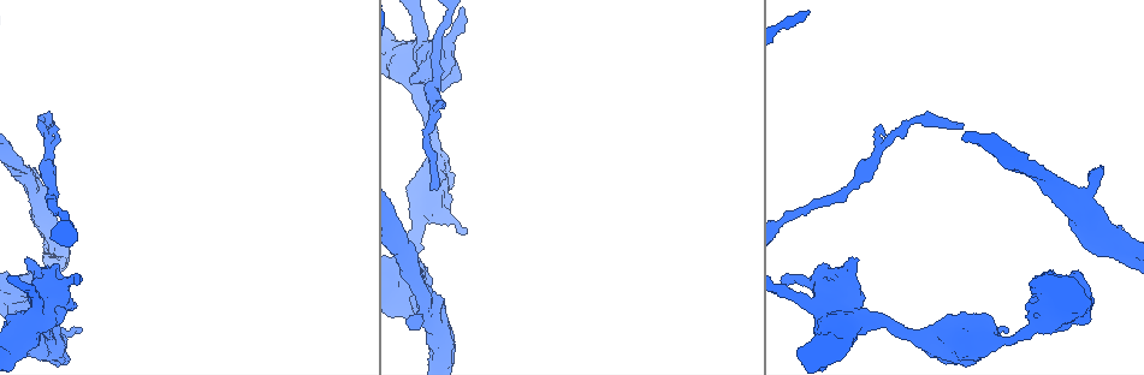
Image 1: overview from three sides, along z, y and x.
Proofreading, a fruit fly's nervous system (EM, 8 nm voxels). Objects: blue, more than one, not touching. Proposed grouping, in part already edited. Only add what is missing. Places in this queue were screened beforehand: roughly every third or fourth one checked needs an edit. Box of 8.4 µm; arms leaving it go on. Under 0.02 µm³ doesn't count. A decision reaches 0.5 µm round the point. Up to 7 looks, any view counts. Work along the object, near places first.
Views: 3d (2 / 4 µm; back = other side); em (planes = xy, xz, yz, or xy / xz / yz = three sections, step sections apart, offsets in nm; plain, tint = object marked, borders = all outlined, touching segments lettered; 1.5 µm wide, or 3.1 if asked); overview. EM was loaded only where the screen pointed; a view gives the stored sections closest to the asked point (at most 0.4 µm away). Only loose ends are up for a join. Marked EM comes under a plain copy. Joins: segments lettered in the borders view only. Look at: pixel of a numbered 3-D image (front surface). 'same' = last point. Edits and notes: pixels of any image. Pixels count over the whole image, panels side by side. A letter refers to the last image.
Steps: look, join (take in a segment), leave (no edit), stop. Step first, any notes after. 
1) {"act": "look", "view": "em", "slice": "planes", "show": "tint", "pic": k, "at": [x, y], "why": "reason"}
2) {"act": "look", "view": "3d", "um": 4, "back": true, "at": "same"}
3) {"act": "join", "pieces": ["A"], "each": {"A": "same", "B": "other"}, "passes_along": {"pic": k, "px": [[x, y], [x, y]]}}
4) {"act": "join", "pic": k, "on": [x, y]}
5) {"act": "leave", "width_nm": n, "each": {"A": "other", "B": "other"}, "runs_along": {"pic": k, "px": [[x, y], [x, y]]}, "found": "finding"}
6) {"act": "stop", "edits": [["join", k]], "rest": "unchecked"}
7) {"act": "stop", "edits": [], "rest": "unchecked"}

{"act": "look", "view": "3d", "um": 2, "pic": 1, "at": [962, 126], "why": "end of a long branch"}

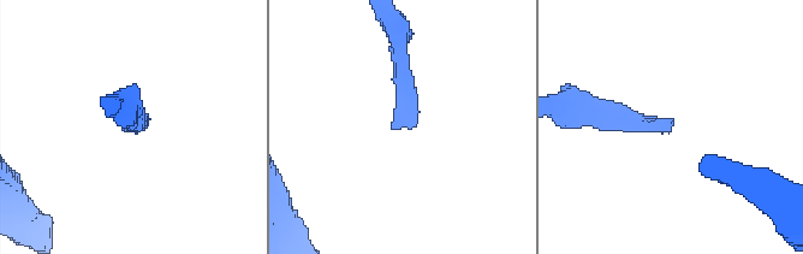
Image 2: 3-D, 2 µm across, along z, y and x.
{"act": "look", "view": "em", "slice": "planes", "show": "tint", "pic": 2, "at": [673, 120], "why": "now the EM"}

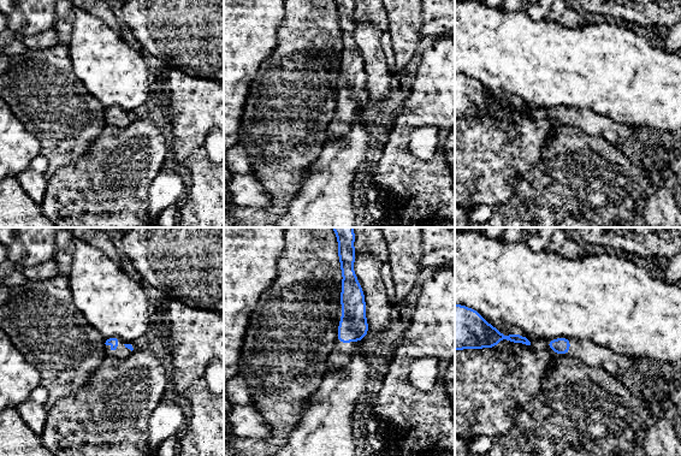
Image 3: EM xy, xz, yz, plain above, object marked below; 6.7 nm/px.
{"act": "look", "view": "em", "slice": "planes", "show": "borders", "at": "same", "why": "see the neighbours"}

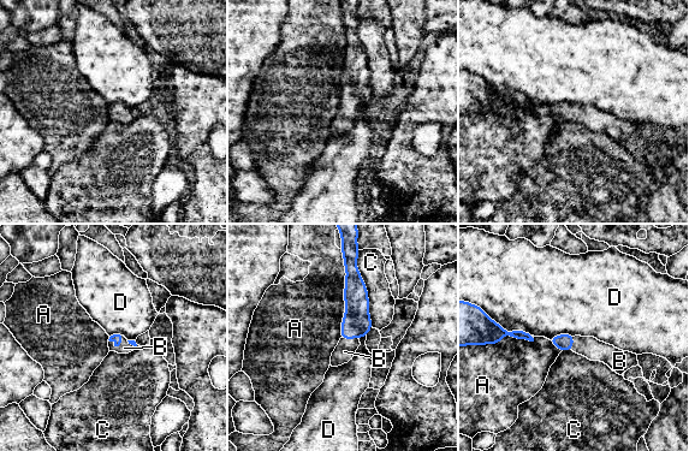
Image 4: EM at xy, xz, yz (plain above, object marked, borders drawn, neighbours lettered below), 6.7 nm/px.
{"act": "join", "pieces": ["B"], "longest_contact_nm": ["A", 550], "each": {"A": "other", "B": "same", "C": "other", "D": "other"}, "passes_along": {"pic": 4, "px": [[116, 338], [118, 345], [124, 348]]}, "found": "the neuron continues"}

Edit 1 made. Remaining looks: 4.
{"act": "look", "view": "overview", "why": "see it whole again"}

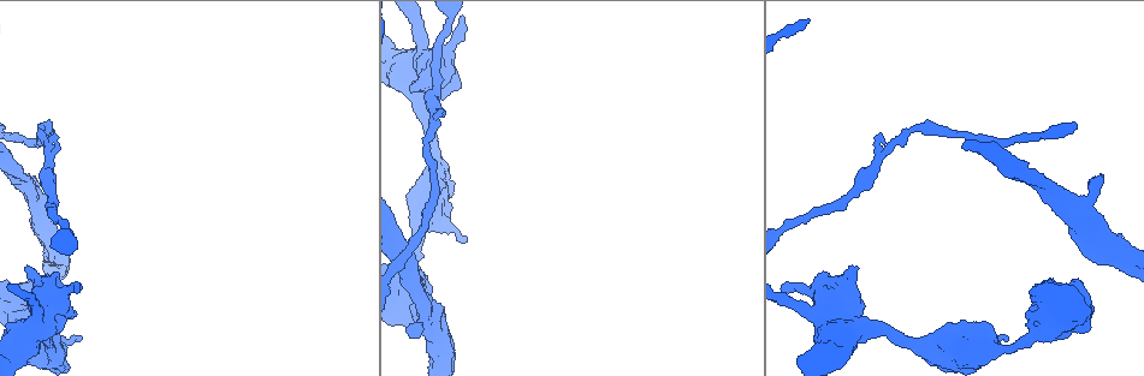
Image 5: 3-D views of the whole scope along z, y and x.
{"act": "look", "view": "3d", "um": 2, "pic": 5, "at": [28, 267], "why": "thick end"}

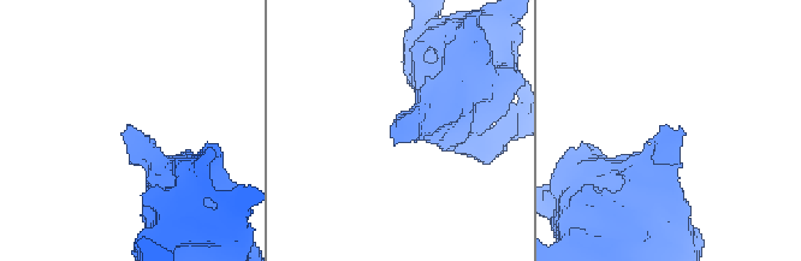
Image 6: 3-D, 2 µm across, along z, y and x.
{"act": "look", "view": "em", "slice": "planes", "show": "borders", "pic": 6, "at": [398, 139], "why": "shape alone is not enough"}

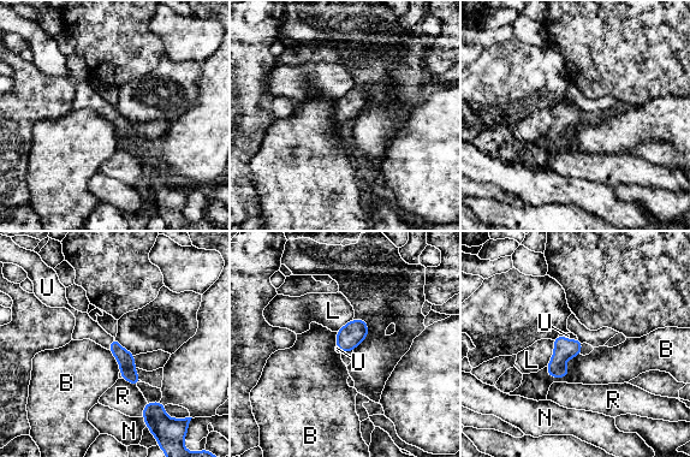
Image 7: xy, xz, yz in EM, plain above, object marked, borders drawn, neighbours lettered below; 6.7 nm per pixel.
{"act": "join", "pieces": ["U"], "longest_contact_nm": ["B", 260], "each": {"B": "other", "L": "other", "N": "other", "R": "other", "U": "same"}, "passes_along": {"pic": 7, "px": [[126, 360], [109, 343], [85, 327]]}, "found": "the neuron continues"}

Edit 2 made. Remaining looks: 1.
{"act": "stop", "edits": [["join", 4], ["join", 7]], "rest": "unchecked"}

